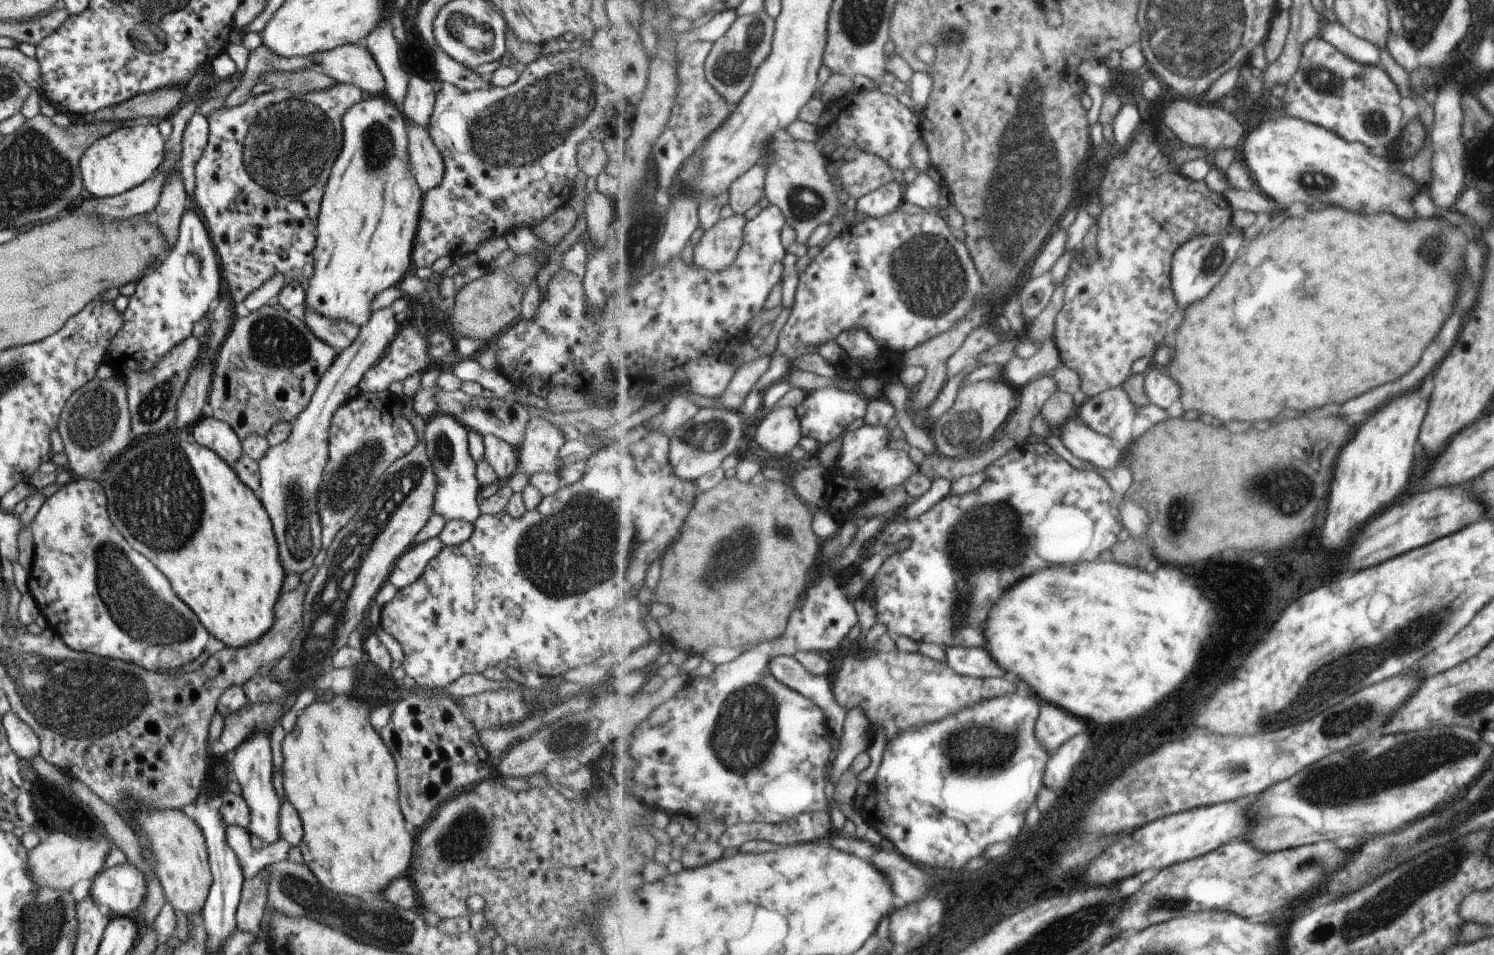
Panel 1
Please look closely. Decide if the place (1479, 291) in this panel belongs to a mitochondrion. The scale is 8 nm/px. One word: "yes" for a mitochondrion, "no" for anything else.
no

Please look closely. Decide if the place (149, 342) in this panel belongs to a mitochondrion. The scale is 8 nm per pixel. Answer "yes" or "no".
no

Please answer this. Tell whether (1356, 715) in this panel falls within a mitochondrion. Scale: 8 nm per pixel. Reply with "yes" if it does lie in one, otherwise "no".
yes

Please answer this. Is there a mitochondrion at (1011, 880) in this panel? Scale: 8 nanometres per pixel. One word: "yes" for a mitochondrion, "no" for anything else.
no

